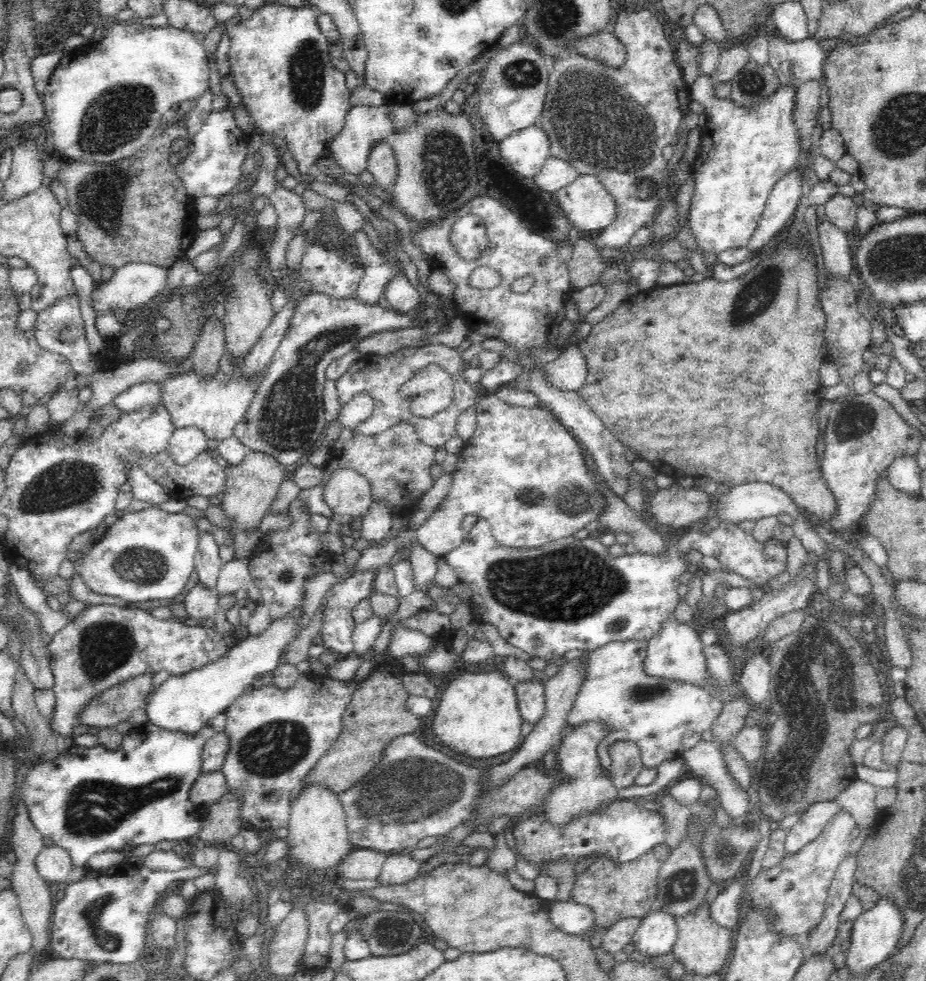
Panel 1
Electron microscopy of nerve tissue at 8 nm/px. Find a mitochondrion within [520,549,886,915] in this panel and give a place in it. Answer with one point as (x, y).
(842, 698)

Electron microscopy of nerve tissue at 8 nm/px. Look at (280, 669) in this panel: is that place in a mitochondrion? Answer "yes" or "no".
no

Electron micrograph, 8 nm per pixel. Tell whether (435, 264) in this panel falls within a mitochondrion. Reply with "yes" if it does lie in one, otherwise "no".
no

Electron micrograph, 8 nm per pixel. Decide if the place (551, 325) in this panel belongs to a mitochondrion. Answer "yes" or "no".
no

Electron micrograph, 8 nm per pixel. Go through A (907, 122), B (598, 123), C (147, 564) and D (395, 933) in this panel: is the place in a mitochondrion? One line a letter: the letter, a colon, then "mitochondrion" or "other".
A: mitochondrion
B: mitochondrion
C: mitochondrion
D: mitochondrion

